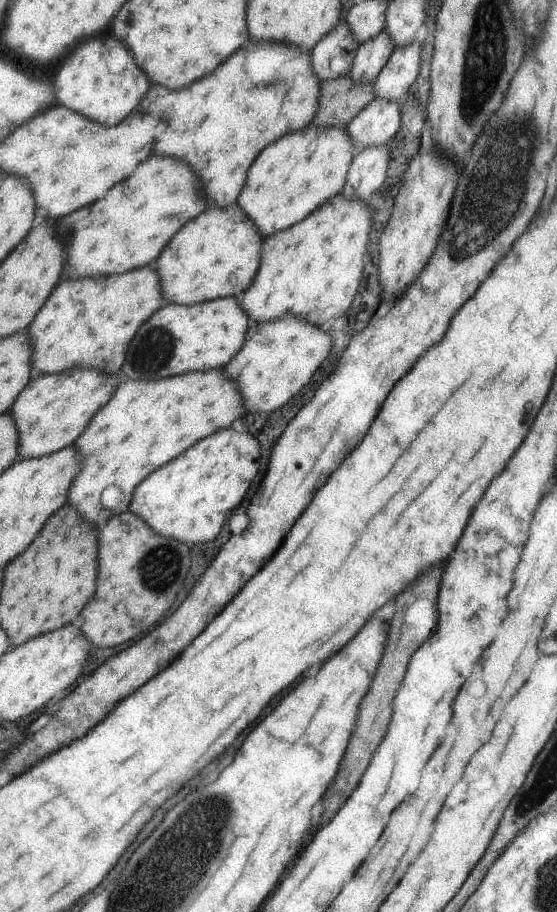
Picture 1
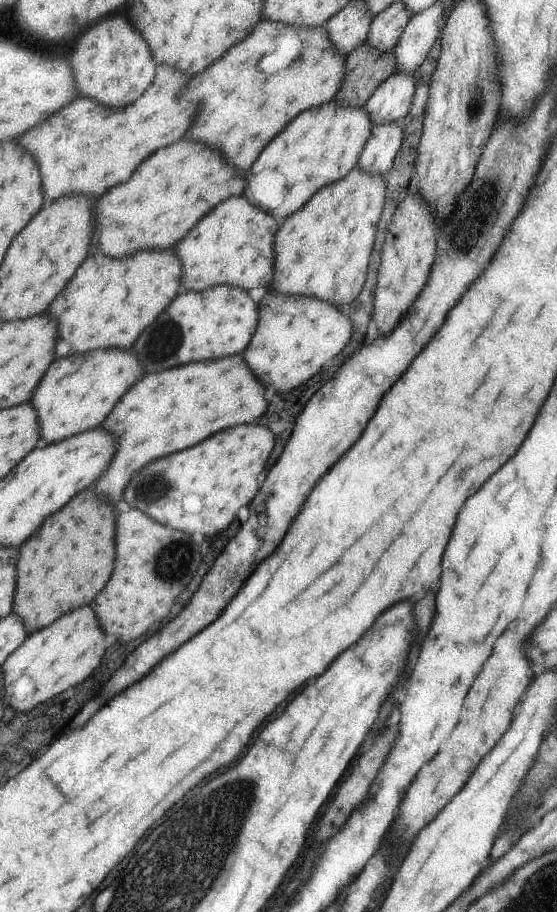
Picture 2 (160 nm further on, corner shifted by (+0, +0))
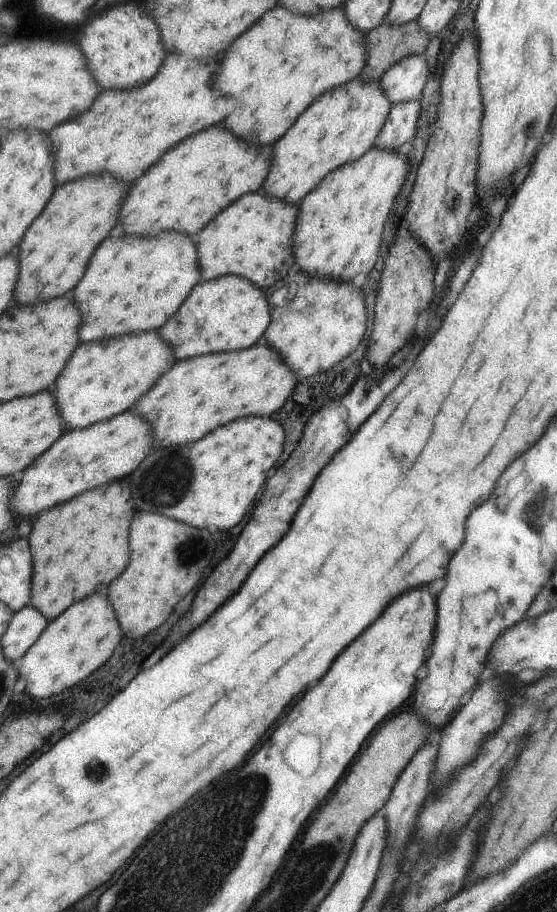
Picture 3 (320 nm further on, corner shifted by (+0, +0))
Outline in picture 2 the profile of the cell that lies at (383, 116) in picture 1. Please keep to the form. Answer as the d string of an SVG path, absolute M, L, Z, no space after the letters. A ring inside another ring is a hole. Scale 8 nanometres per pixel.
M395 71L378 84L363 106L372 126L403 118L411 106L414 90L412 72Z

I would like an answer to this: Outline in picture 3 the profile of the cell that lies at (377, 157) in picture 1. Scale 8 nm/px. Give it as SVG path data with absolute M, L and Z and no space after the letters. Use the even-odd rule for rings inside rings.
M420 99L392 104L373 147L390 151L405 147L415 135L420 110Z

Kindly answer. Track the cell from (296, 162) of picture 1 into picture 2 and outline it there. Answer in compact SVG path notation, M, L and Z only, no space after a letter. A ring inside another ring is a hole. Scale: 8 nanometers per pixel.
M331 99L329 102L319 106L309 108L295 116L285 130L281 130L257 156L257 160L251 164L249 174L245 178L245 190L243 196L257 206L253 198L253 182L265 180L265 172L269 170L279 172L285 184L285 196L279 206L275 206L273 216L277 220L289 216L295 212L299 206L303 206L309 196L326 184L331 184L337 179L342 179L355 165L360 157L361 149L370 133L372 122L369 120L363 107L346 107L343 103L338 103Z

